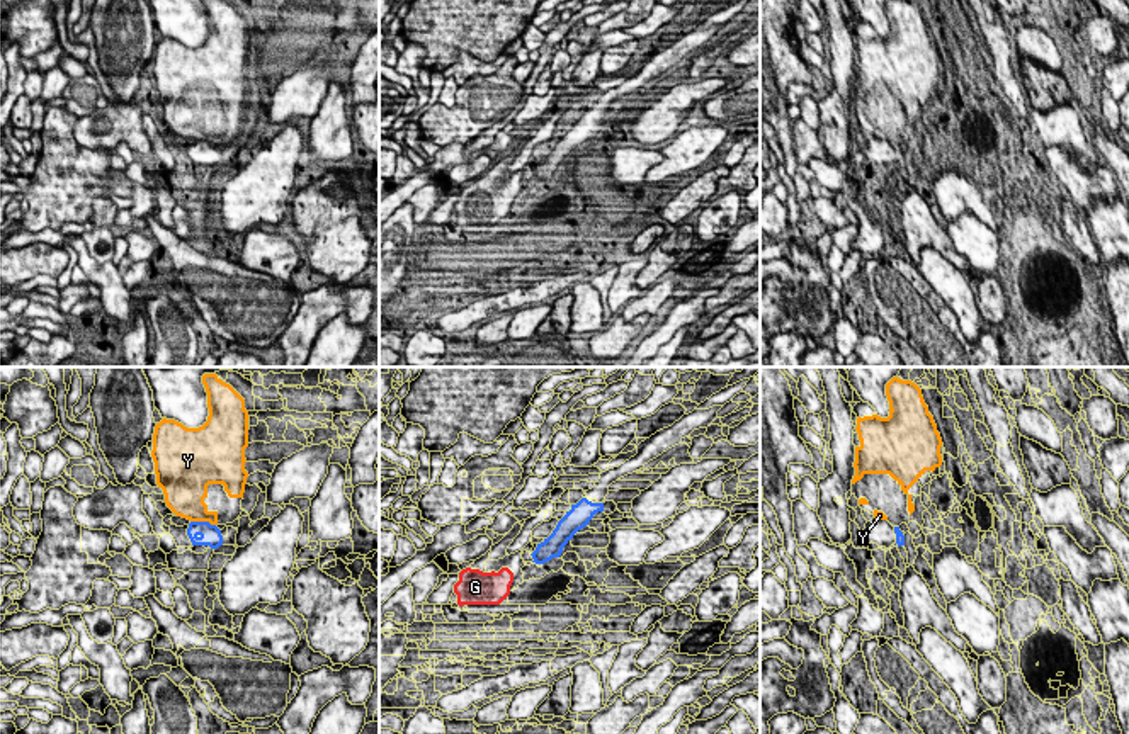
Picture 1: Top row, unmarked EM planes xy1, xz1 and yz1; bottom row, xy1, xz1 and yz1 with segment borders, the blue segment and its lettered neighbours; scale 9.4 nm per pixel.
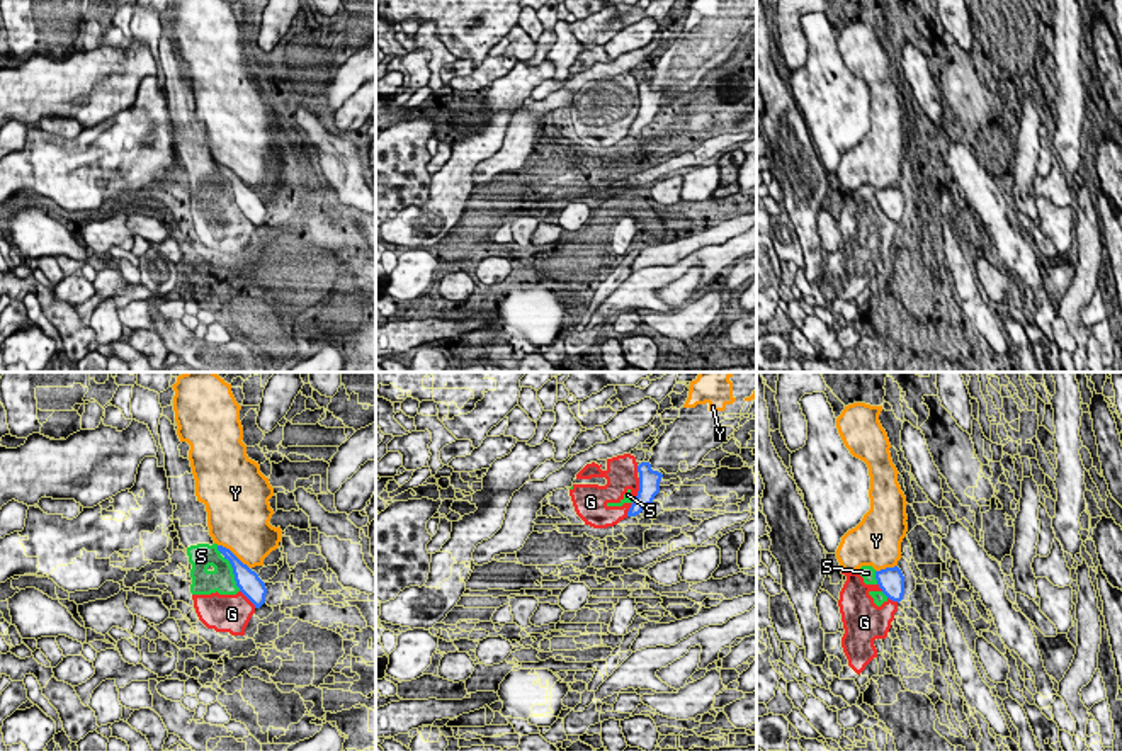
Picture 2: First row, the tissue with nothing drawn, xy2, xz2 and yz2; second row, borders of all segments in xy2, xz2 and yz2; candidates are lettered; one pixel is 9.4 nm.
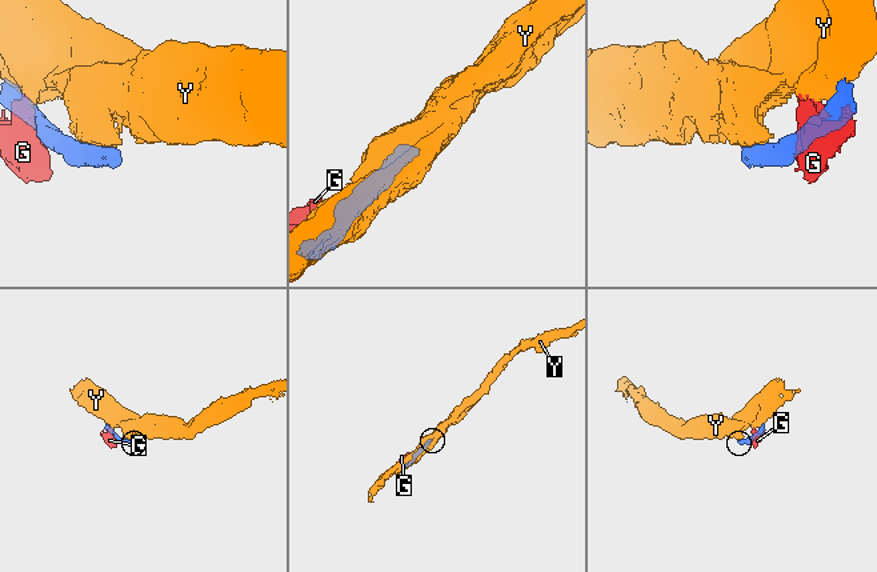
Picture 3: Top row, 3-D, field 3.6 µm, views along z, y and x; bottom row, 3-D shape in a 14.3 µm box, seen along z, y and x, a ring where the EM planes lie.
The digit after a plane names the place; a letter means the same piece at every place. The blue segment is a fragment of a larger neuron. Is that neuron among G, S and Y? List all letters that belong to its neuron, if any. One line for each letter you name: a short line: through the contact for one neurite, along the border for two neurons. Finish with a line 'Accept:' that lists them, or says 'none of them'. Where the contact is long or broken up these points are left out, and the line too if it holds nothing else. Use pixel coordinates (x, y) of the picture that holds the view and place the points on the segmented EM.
Accept: none of them

